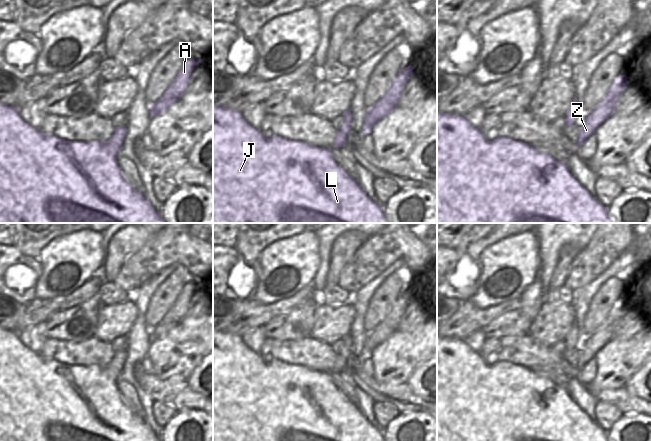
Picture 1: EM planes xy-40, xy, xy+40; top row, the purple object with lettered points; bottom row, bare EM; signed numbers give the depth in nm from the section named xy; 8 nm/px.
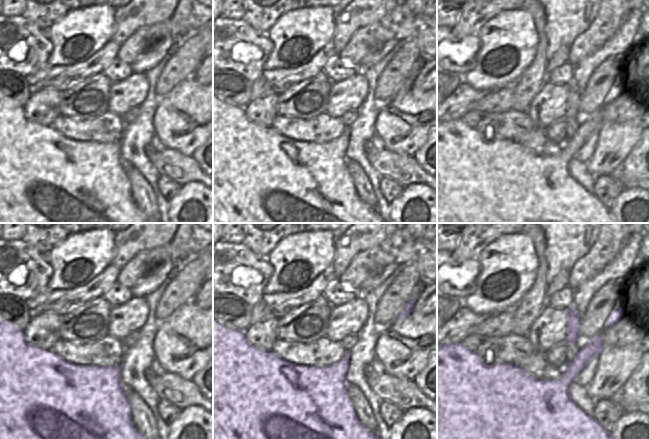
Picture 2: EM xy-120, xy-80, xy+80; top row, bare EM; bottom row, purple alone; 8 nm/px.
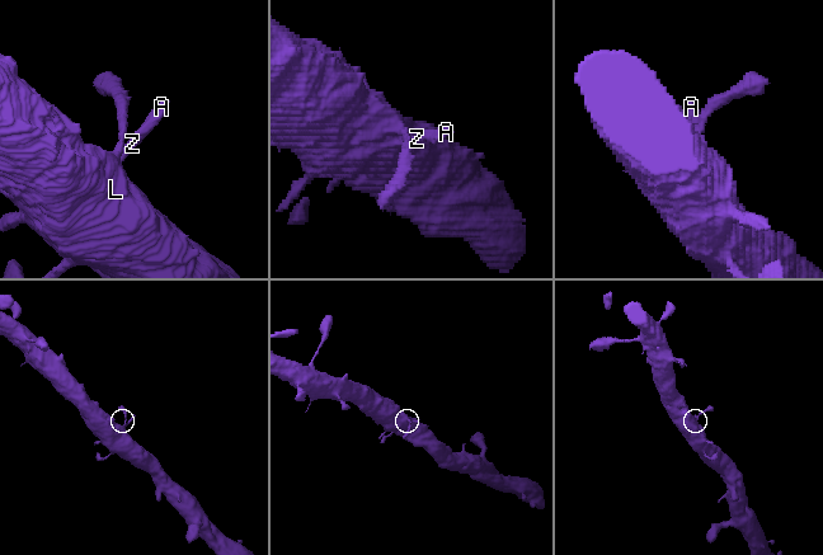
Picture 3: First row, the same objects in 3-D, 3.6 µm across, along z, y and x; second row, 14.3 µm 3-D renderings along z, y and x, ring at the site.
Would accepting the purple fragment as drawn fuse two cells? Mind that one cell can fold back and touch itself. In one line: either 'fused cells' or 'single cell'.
single cell

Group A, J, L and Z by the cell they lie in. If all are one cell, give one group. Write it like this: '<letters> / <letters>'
A J L Z

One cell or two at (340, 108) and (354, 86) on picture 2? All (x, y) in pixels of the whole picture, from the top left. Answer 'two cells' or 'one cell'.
one cell

